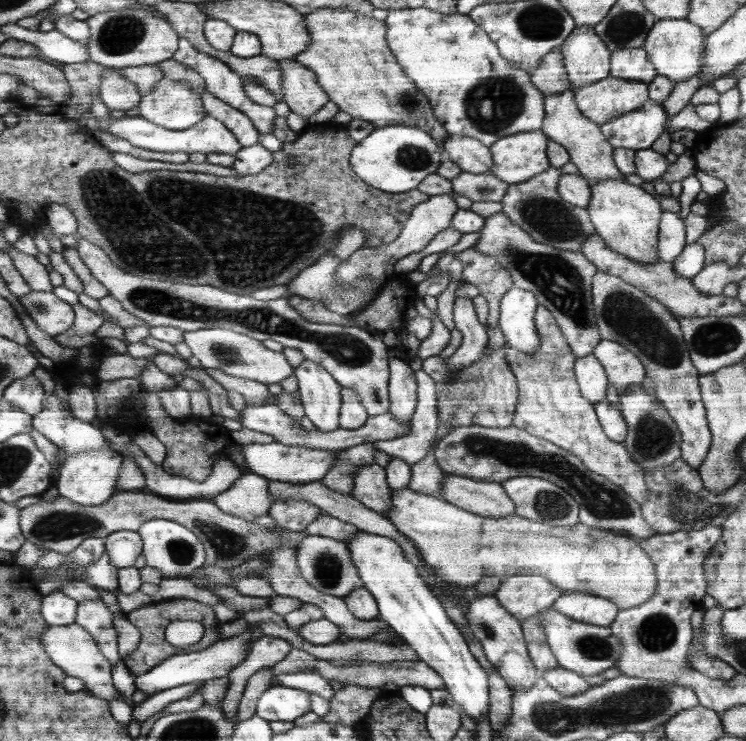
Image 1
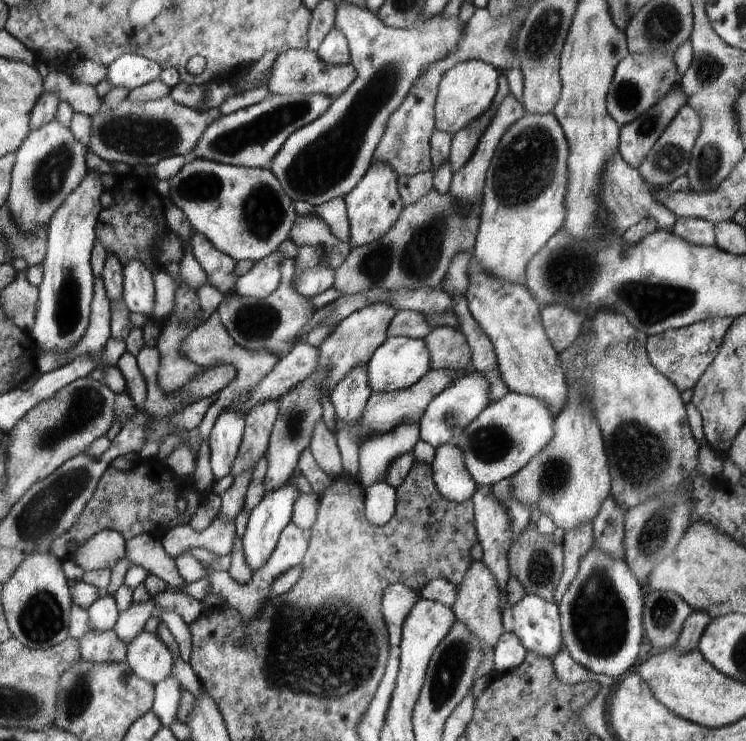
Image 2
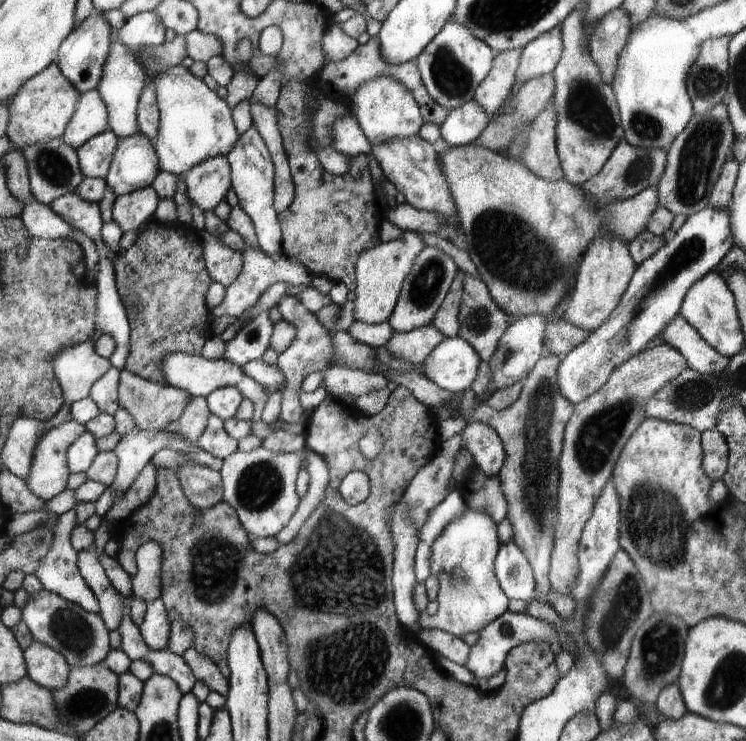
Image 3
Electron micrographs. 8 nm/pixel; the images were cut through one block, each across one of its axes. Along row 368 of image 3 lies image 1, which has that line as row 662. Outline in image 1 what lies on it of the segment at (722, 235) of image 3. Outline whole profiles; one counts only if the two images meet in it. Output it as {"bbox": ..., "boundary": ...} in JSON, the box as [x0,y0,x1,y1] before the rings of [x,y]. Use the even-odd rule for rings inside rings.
{"bbox":[536,607,624,677],"boundary":[[[554,607],[545,608],[536,615],[541,616],[539,623],[546,635],[548,646],[560,667],[586,677],[602,673],[618,664],[620,655],[624,652],[624,645],[610,627],[569,619]]]}

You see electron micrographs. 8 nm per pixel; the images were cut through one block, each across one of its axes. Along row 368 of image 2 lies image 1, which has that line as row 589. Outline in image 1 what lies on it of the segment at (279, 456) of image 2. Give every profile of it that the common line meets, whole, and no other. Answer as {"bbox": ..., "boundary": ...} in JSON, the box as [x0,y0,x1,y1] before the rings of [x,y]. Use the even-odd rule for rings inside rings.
{"bbox":[296,535,363,599],"boundary":[[[306,535],[301,543],[296,551],[299,568],[302,570],[302,575],[318,592],[342,599],[351,593],[351,590],[363,587],[362,579],[358,576],[358,571],[351,561],[351,548],[344,541],[325,536]]]}

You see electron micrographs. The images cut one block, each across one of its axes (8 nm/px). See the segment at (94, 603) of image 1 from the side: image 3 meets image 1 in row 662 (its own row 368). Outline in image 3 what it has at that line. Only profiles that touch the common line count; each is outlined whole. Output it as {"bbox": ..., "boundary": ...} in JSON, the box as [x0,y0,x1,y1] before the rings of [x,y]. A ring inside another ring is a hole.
{"bbox":[92,366,122,415],"boundary":[[[113,366],[106,376],[96,382],[92,398],[100,406],[100,412],[115,415],[121,407],[121,381],[122,371]]]}

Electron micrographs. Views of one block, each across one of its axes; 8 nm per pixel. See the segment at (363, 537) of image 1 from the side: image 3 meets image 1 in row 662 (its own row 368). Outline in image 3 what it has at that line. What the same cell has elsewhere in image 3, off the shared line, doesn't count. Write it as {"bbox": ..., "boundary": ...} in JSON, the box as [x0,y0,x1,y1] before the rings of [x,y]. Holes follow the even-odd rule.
{"bbox":[422,336,481,393],"boundary":[[[461,336],[445,338],[422,363],[426,378],[444,390],[461,393],[476,380],[481,358]]]}

